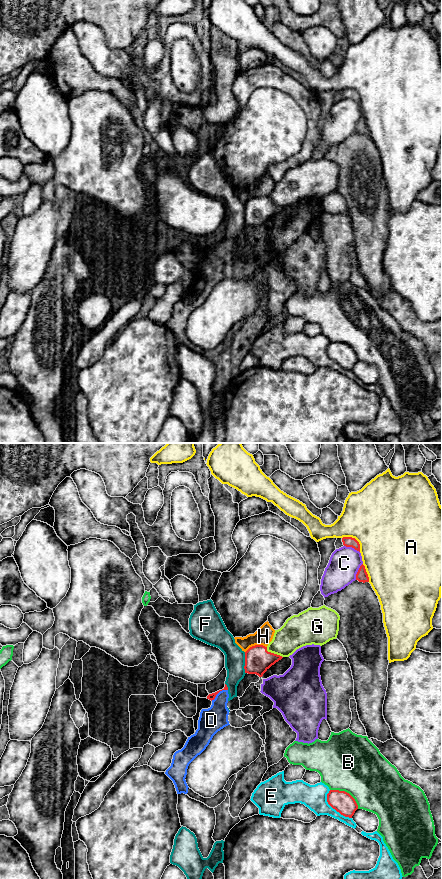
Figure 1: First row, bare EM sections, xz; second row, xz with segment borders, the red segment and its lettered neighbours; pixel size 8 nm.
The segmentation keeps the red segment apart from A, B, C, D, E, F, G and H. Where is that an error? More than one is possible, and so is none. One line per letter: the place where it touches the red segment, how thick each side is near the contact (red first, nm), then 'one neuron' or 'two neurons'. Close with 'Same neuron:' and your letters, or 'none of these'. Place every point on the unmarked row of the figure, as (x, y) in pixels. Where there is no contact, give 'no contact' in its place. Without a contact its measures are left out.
A: xz (355, 91) | 80/500 nm | two neurons
B: xz (346, 344) | 170/460 nm | two neurons
C: xz (358, 123) | 90/240 nm | two neurons
D: xz (218, 244) | 50/200 nm | two neurons
E: xz (333, 360) | 170/200 nm | two neurons
F: xz (245, 215) | 200/160 nm | two neurons
G: xz (273, 205) | 200/240 nm | two neurons
H: xz (255, 197) | 200/140 nm | two neurons
Same neuron: none of these

